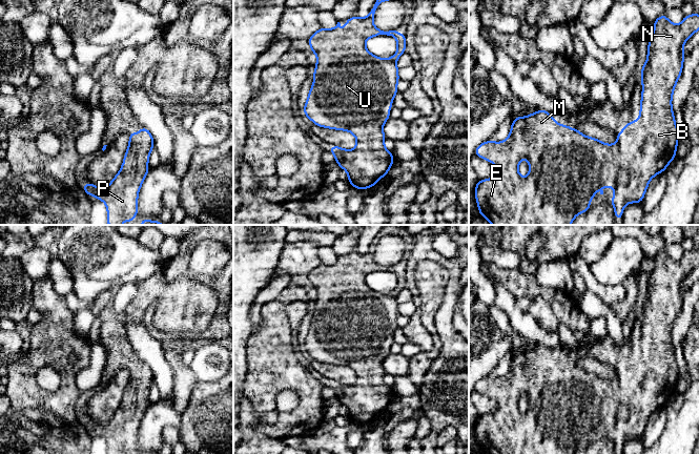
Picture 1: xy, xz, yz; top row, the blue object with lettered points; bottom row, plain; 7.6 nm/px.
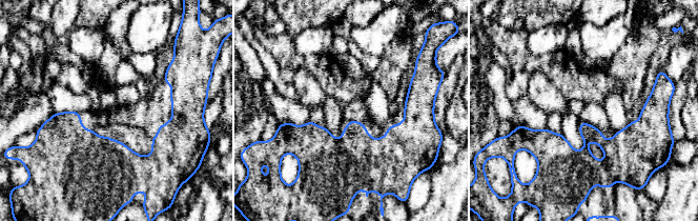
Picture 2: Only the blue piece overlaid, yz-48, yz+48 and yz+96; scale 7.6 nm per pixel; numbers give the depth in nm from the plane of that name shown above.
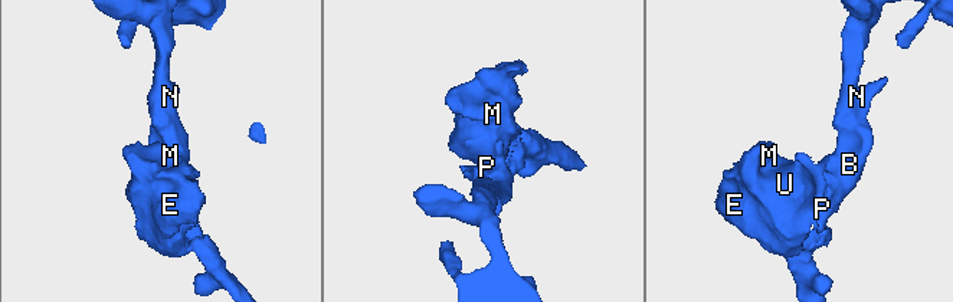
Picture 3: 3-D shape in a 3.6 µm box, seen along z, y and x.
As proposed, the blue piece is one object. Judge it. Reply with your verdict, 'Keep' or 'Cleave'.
Keep

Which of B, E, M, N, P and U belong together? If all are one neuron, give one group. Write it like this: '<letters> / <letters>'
B E M N P U

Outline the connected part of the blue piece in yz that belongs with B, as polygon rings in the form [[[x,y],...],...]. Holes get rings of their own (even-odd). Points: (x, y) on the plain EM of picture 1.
[[[699,249],[684,251],[679,261],[674,261],[662,250],[654,256],[654,269],[649,276],[647,295],[642,302],[642,332],[640,337],[640,353],[624,360],[617,370],[617,378],[608,380],[595,373],[580,369],[576,364],[557,359],[552,350],[539,345],[528,352],[514,353],[510,371],[502,377],[489,375],[475,385],[475,390],[497,403],[497,410],[492,414],[479,415],[474,429],[478,447],[486,454],[575,454],[578,449],[590,445],[591,435],[597,425],[603,430],[602,421],[615,424],[611,438],[615,445],[615,453],[622,454],[626,438],[641,438],[647,420],[653,412],[664,408],[669,398],[675,394],[678,379],[678,364],[672,345],[672,331],[676,318],[682,309],[684,295],[683,280],[699,266]],[[521,394],[529,396],[529,411],[522,414],[518,408]]]

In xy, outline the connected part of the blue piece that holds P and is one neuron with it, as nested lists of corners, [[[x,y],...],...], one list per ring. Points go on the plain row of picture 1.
[[[144,362],[139,369],[131,368],[124,397],[118,410],[106,422],[85,418],[82,424],[107,441],[107,454],[133,454],[138,450],[138,429],[148,410],[148,394],[155,377]]]

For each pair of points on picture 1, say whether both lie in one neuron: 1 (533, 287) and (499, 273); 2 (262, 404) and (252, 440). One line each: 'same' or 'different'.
1: same
2: different

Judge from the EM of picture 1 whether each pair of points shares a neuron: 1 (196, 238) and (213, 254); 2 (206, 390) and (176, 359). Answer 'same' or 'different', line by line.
1: different
2: different

